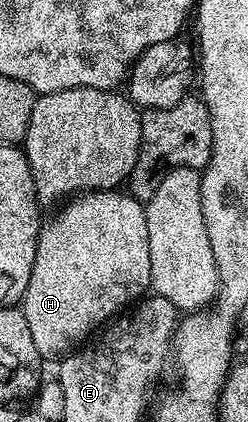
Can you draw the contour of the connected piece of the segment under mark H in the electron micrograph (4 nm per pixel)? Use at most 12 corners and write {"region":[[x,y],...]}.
{"region":[[79,193],[38,232],[20,309],[43,357],[151,290],[146,208]]}

